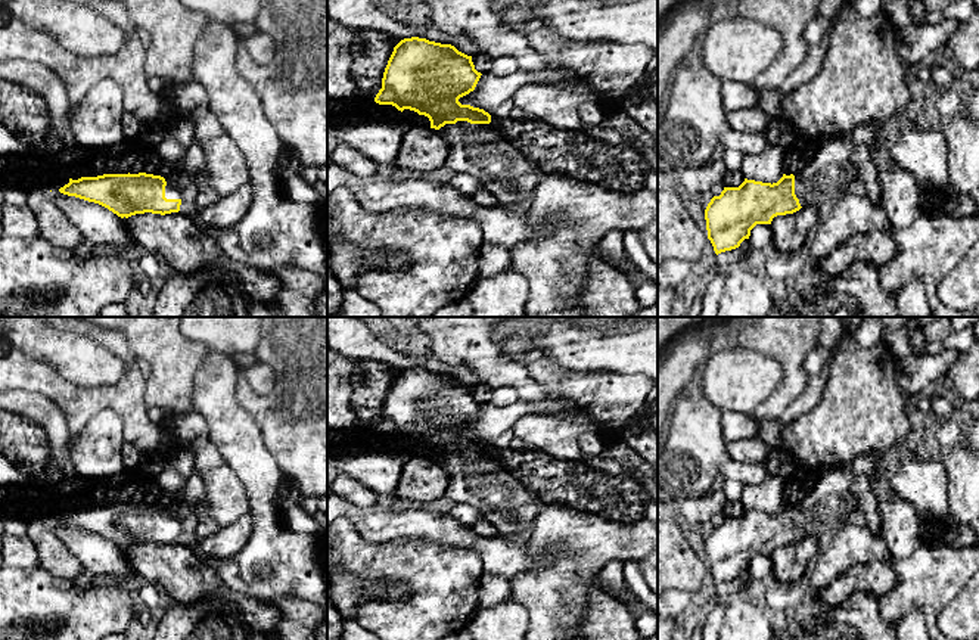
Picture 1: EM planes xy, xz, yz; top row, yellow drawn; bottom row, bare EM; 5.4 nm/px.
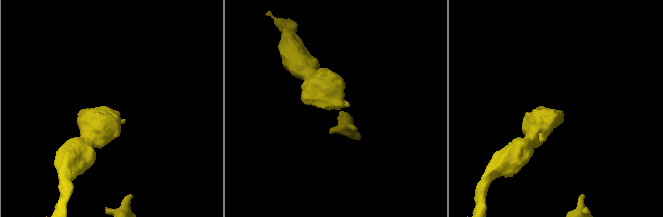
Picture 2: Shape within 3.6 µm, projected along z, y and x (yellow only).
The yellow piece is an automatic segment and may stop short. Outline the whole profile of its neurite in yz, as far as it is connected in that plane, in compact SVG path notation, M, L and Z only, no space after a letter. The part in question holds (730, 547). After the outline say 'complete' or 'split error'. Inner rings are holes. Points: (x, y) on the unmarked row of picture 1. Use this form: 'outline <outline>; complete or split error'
outline M840 465L814 473L814 485L808 495L795 506L783 504L777 513L745 509L739 518L724 518L721 525L714 526L705 540L708 569L715 584L739 578L745 569L749 569L750 560L756 554L771 554L777 546L793 544L808 535L833 534L848 525L849 516L863 510L852 488L852 467L854 465Z; split error

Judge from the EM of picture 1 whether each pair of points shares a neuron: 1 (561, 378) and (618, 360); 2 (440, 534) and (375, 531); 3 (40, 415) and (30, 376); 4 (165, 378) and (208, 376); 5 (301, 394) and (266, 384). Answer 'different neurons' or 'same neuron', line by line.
1: different neurons
2: same neuron
3: different neurons
4: different neurons
5: different neurons

